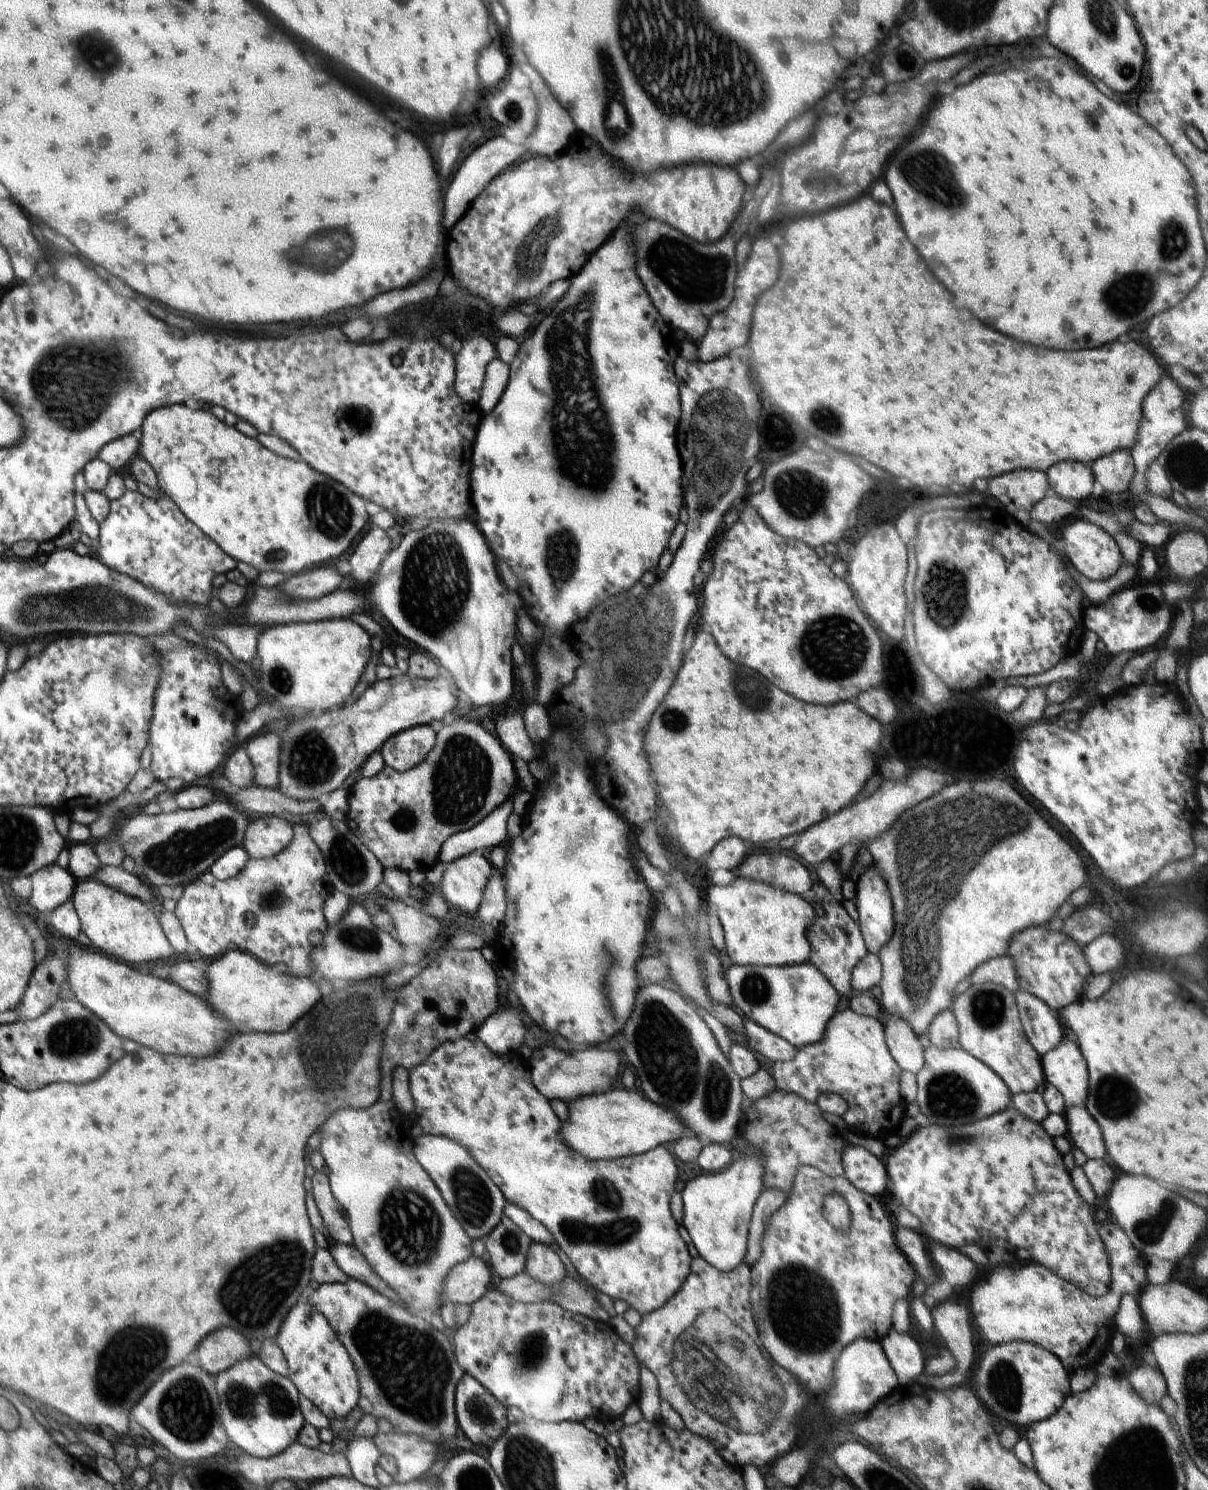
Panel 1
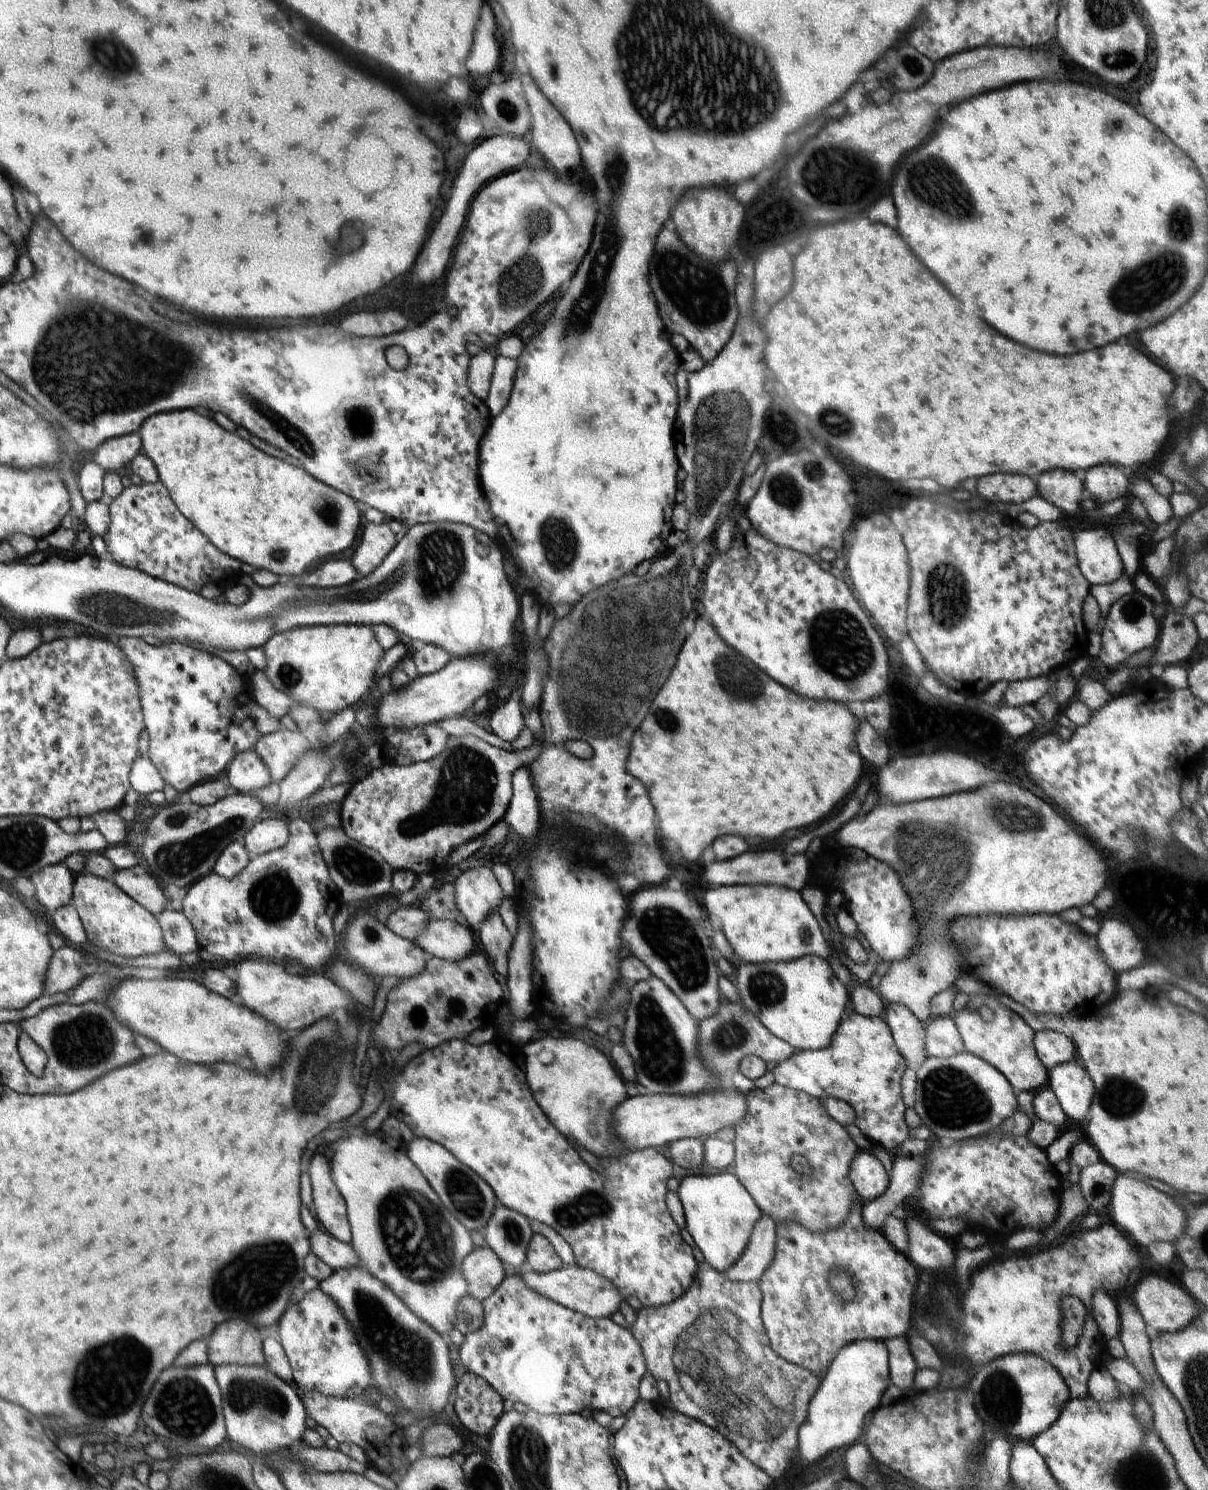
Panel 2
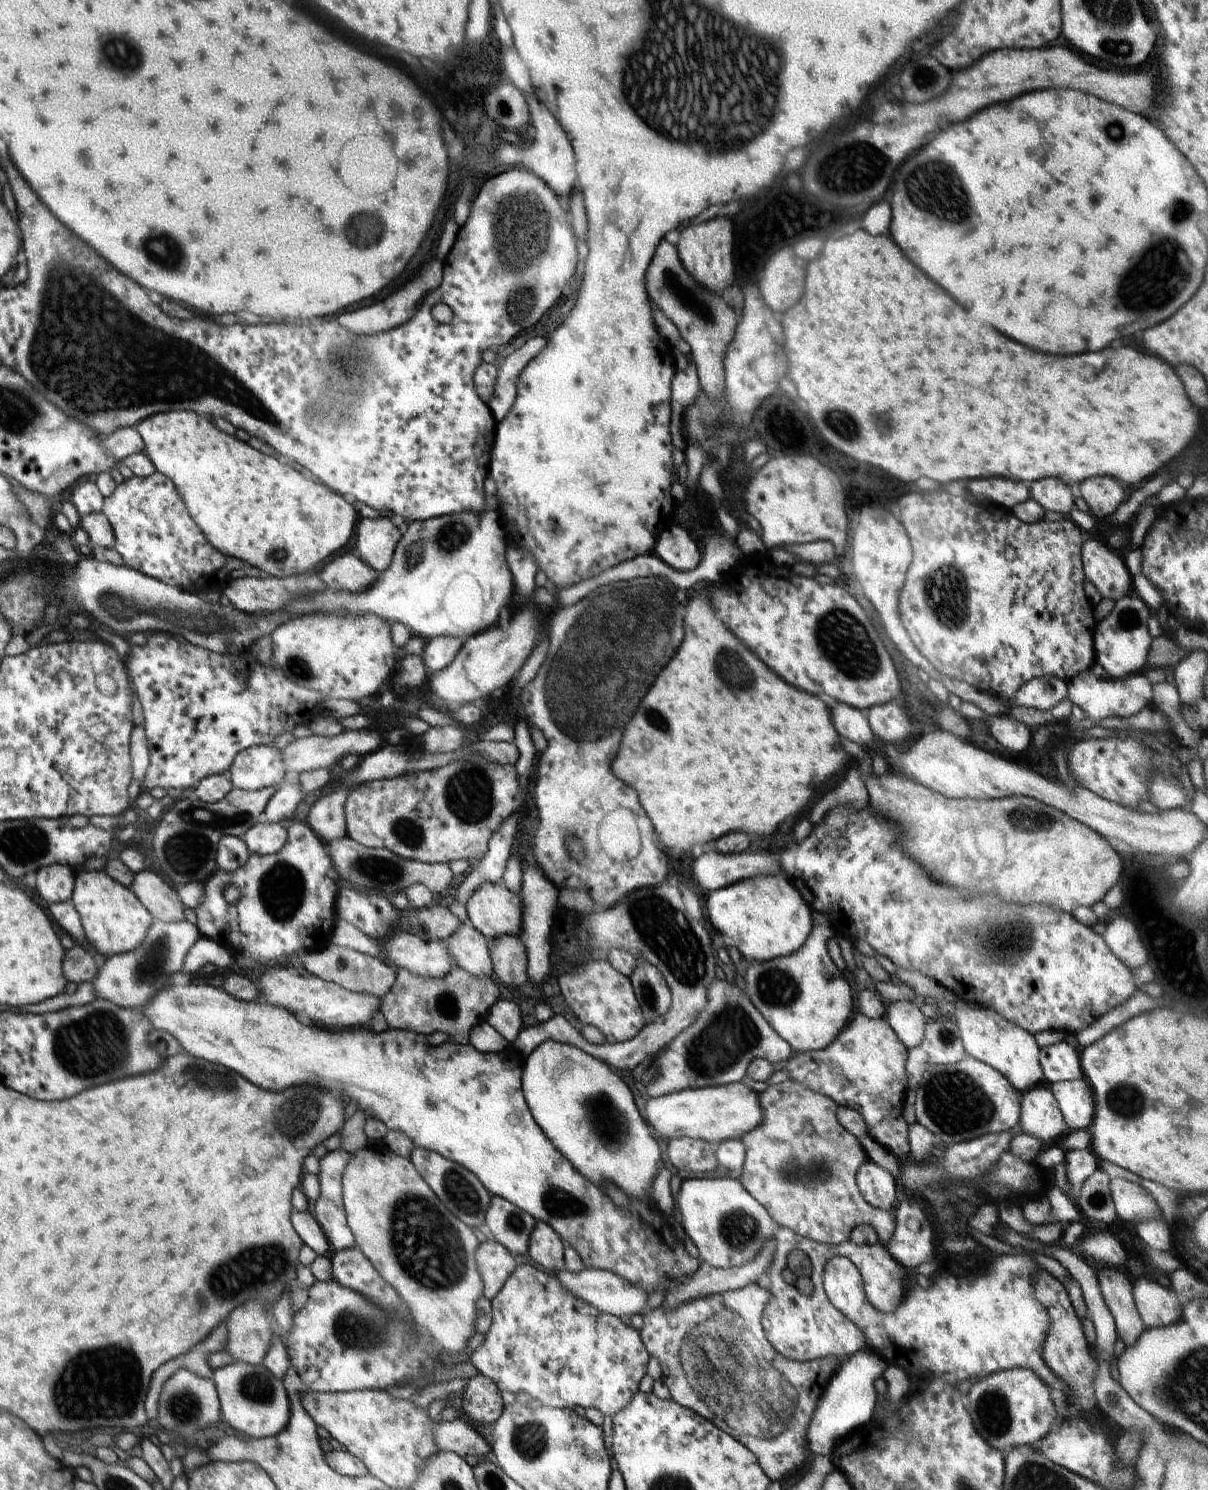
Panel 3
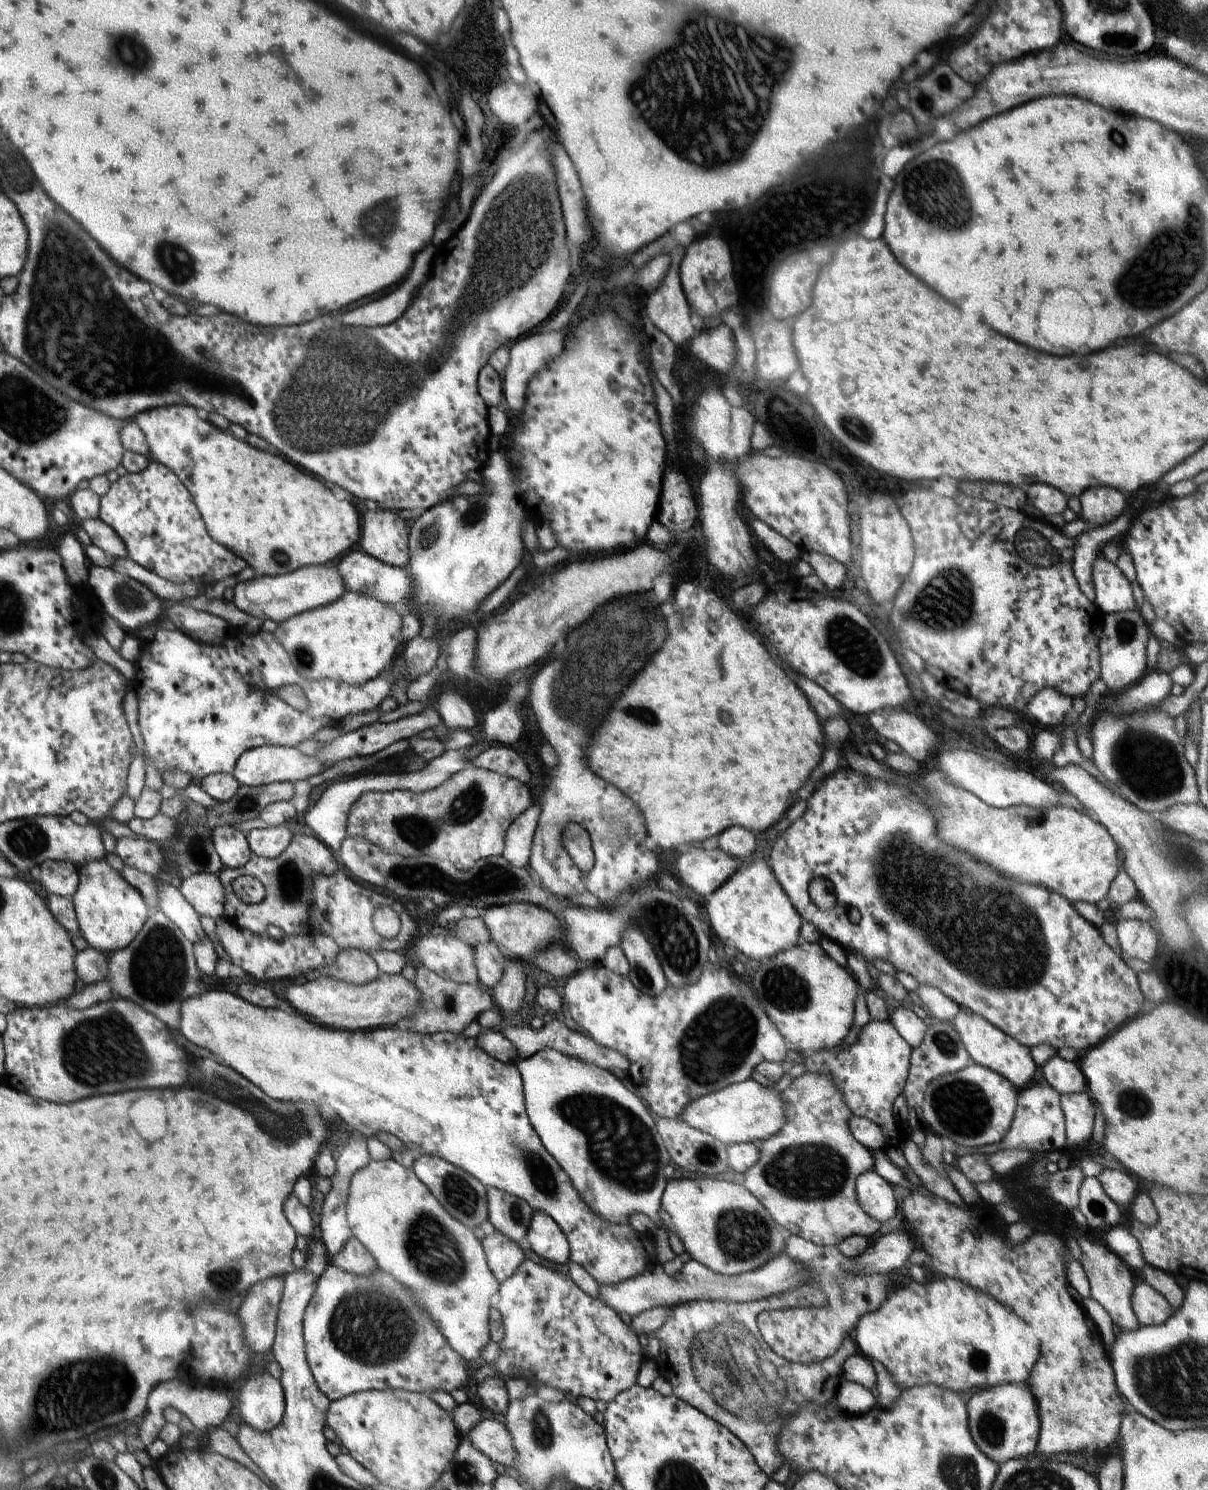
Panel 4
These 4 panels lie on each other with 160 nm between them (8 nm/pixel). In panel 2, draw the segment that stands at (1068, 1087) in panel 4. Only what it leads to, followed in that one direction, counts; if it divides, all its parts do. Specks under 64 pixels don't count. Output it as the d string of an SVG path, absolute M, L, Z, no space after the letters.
M1038 1030L1034 1032L1034 1050L1040 1063L1050 1070L1056 1064L1075 1060L1075 1045L1072 1040L1054 1030Z

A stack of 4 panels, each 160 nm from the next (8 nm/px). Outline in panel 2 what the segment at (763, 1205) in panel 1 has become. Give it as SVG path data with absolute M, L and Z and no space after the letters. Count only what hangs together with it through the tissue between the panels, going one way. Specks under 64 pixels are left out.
M762 1214L760 1220L756 1220L752 1234L750 1234L750 1241L742 1257L724 1272L724 1276L732 1282L754 1282L760 1281L760 1276L772 1265L774 1259L774 1252L776 1252L776 1222L772 1220L768 1214Z

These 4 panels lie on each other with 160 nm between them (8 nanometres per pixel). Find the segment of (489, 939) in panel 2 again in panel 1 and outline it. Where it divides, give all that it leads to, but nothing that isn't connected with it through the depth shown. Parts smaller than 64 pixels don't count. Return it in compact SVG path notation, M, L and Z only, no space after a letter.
M498 870L489 878L488 884L483 892L482 902L475 915L484 924L490 924L494 930L505 919L507 909L507 896L501 880L502 875L498 874Z

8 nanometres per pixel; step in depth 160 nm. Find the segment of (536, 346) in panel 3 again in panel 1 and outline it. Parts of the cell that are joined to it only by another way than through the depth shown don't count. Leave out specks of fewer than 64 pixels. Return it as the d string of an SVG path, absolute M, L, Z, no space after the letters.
M498 358L488 363L484 377L481 397L477 402L481 413L489 415L500 402L509 381L509 365Z

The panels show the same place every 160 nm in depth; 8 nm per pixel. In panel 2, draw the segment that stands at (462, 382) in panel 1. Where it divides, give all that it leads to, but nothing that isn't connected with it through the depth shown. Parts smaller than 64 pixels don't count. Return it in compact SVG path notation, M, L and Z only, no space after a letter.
M485 348L477 356L471 356L468 367L468 388L474 396L485 401L489 395L495 357Z

